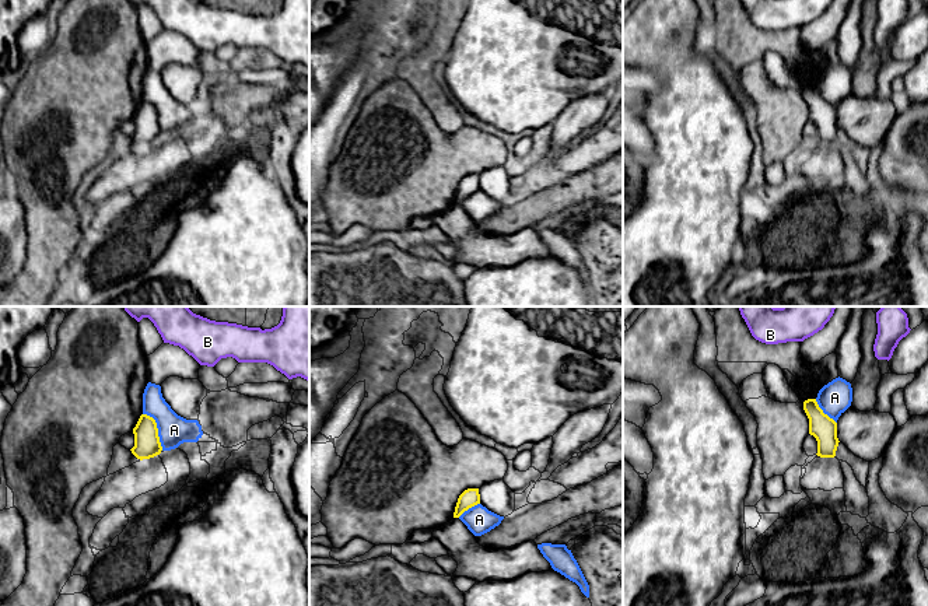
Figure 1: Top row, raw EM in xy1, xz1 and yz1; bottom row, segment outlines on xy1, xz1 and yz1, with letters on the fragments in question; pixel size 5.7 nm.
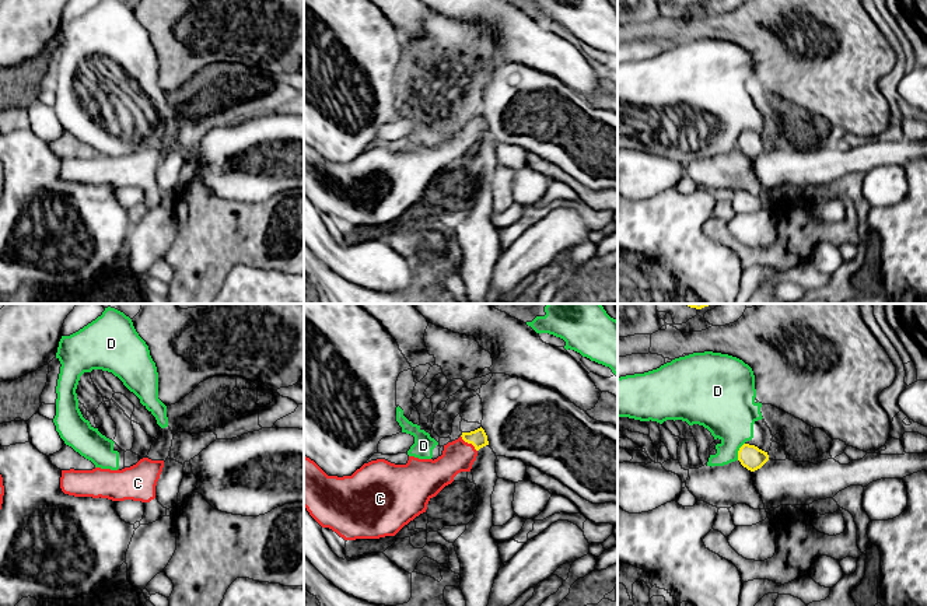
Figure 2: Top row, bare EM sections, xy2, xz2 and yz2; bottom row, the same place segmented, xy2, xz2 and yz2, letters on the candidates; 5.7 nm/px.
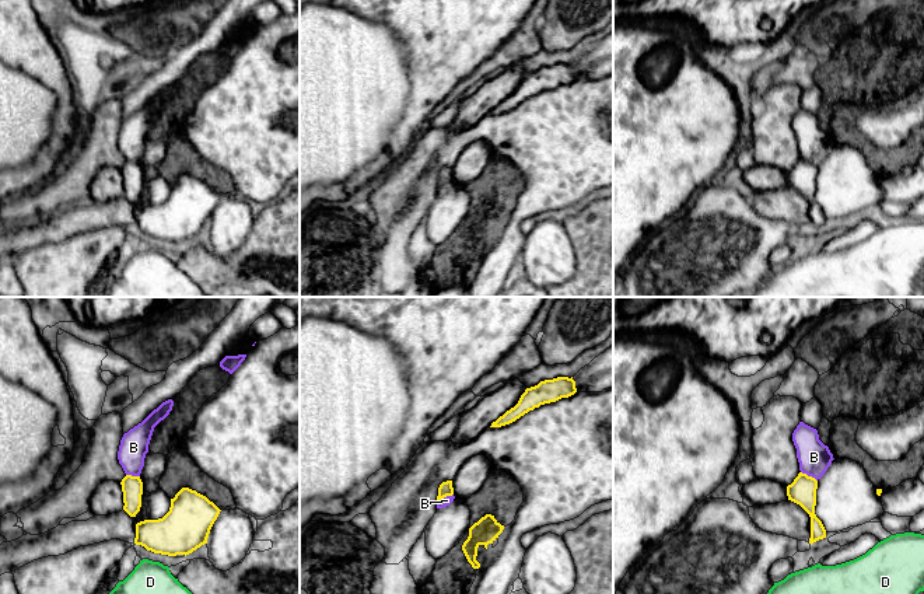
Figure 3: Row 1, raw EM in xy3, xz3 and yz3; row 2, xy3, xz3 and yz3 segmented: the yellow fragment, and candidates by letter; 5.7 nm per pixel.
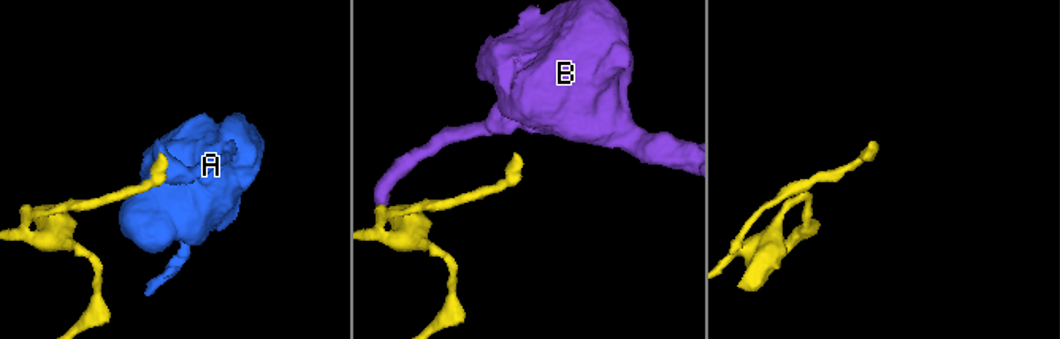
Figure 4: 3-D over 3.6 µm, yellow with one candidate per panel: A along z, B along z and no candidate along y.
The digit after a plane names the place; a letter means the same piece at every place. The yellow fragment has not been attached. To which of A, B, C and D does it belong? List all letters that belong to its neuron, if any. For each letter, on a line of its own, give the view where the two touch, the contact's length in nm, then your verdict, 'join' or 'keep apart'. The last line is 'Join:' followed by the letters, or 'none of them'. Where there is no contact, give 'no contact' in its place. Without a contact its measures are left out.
A: xy1 | 240 nm | keep apart
B: xz3 | 110 nm | keep apart
C: xz2 | 130 nm | join
D: yz2 | 110 nm | keep apart
Join: C

